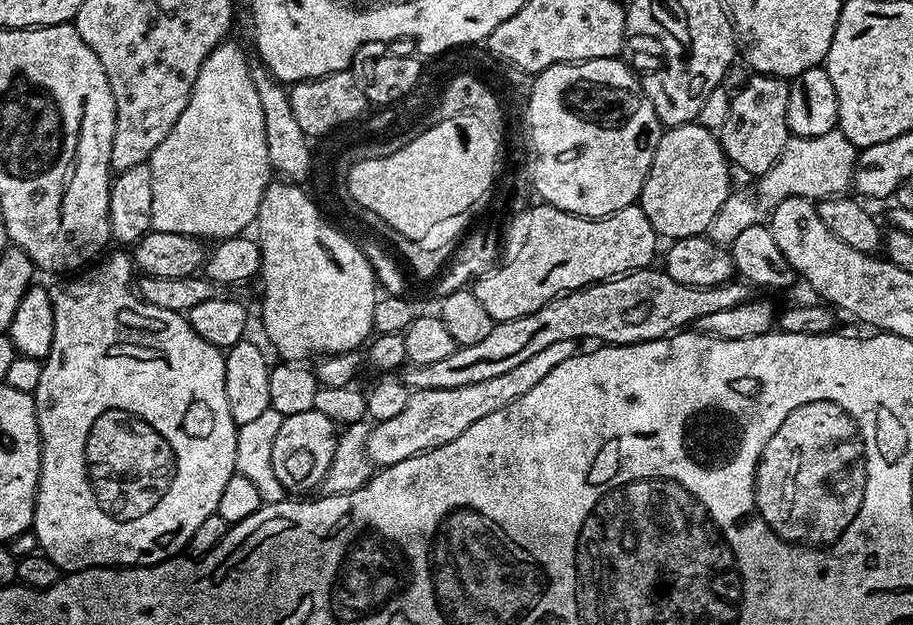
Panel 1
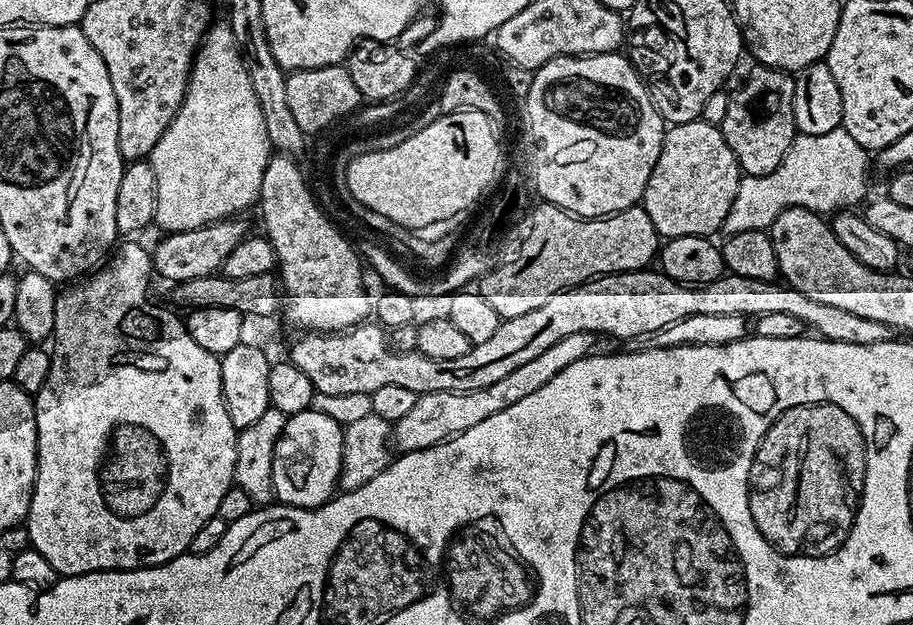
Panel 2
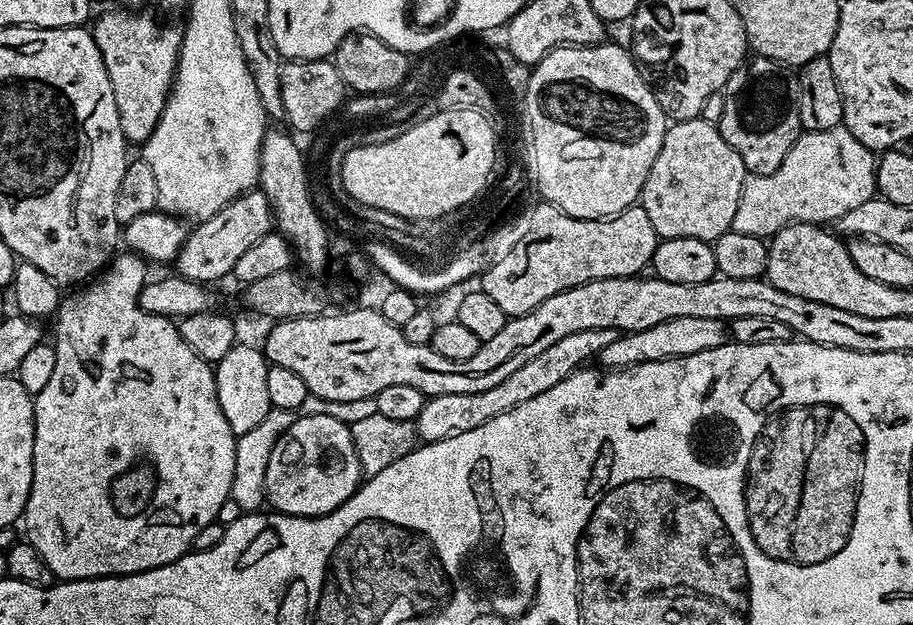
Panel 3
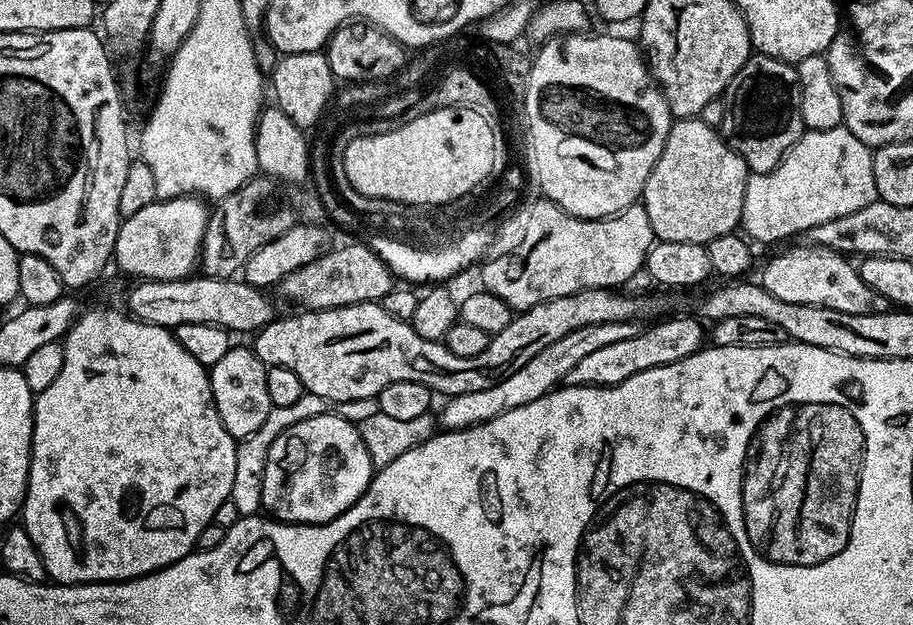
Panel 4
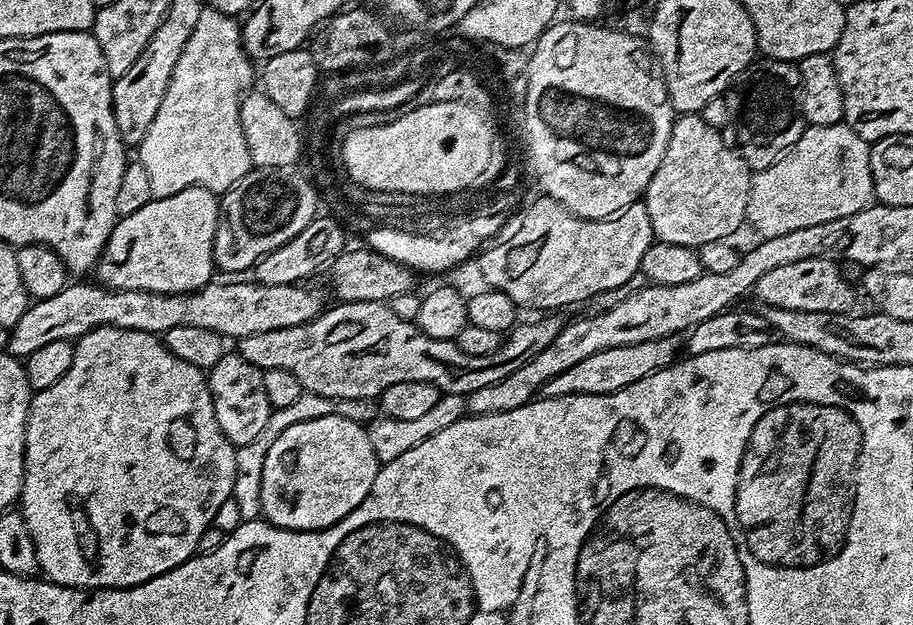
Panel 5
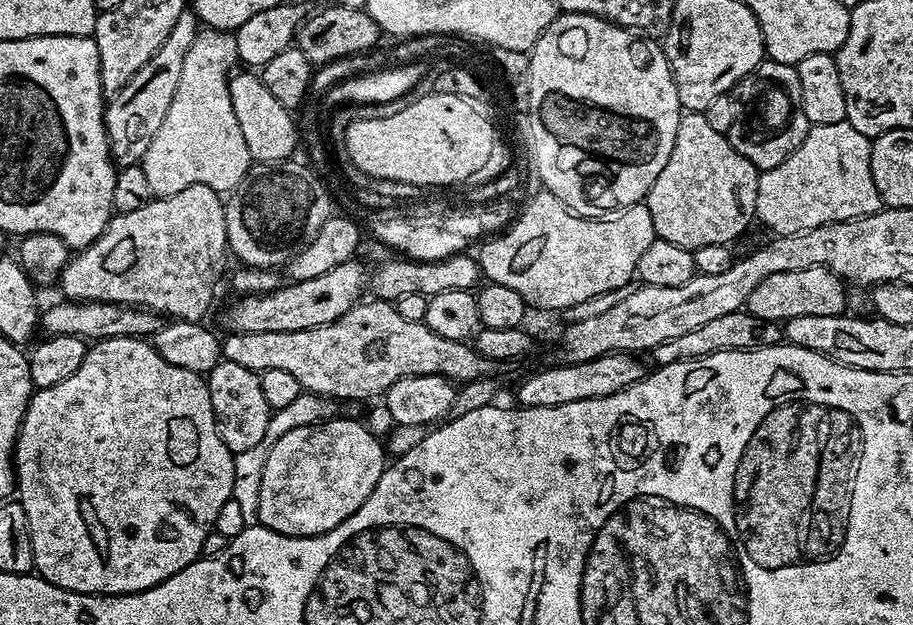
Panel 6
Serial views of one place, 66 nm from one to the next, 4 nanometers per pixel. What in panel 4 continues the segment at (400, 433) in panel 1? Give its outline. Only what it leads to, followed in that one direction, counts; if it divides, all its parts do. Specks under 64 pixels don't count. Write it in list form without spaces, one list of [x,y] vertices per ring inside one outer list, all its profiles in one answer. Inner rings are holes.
[[[602,322],[598,326],[582,326],[566,334],[566,338],[558,338],[558,342],[546,346],[546,350],[534,354],[534,358],[530,358],[530,362],[526,362],[522,370],[514,370],[514,374],[502,378],[502,382],[494,382],[494,386],[486,386],[486,390],[470,390],[470,394],[445,399],[444,409],[438,412],[439,427],[450,432],[457,432],[463,428],[473,428],[476,424],[498,418],[498,414],[506,410],[526,406],[526,402],[534,402],[546,393],[561,387],[566,374],[570,374],[570,370],[574,370],[574,366],[582,358],[586,358],[586,354],[598,350],[601,346],[610,346],[610,342],[622,342],[622,338],[634,338],[637,330],[637,325],[632,322]]]

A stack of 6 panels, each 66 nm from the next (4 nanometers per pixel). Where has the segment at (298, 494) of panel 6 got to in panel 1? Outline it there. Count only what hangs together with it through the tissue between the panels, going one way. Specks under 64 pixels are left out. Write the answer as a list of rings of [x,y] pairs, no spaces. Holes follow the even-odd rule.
[[[310,411],[306,414],[294,414],[285,416],[278,430],[277,437],[274,438],[273,444],[273,466],[274,474],[278,474],[278,482],[292,494],[308,494],[311,490],[319,489],[323,479],[326,478],[326,472],[334,458],[338,428],[326,414],[318,411]]]

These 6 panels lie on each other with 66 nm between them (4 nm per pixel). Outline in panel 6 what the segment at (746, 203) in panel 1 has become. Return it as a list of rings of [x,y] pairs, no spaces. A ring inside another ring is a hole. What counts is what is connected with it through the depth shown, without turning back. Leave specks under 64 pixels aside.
[[[847,120],[811,125],[798,150],[790,153],[778,166],[760,172],[755,219],[761,220],[769,228],[769,233],[785,236],[839,220],[855,220],[857,216],[869,216],[880,211],[882,201],[870,174],[871,153],[869,137],[858,134],[858,130],[854,130]]]

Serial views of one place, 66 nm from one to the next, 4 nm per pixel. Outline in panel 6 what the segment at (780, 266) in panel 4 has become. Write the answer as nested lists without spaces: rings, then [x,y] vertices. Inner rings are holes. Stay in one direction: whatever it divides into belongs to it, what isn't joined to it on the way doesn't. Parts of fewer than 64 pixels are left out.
[[[811,268],[810,270],[786,270],[786,274],[770,274],[766,282],[754,286],[746,308],[763,320],[783,322],[790,318],[802,318],[802,314],[826,314],[843,316],[845,281],[831,268]]]

